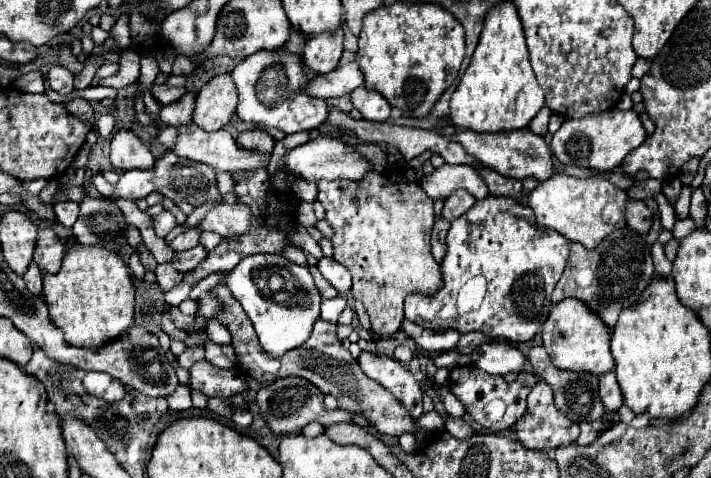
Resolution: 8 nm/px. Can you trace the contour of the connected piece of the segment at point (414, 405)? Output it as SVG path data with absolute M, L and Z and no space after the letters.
M362 352L358 358L358 364L362 372L382 384L396 400L408 410L412 418L422 416L422 390L412 376L410 370L406 370L396 358L390 356L380 356L380 354L370 354Z

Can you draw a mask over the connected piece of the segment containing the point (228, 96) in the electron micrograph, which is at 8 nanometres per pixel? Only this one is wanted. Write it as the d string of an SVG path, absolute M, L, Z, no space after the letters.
M216 74L212 80L208 80L196 98L196 110L194 110L194 124L198 124L206 132L220 130L232 114L236 112L238 94L232 80L232 74Z

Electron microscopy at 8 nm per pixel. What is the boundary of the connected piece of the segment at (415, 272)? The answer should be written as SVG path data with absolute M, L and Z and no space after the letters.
M398 168L388 174L366 172L360 180L318 180L318 200L326 210L326 222L332 228L334 258L344 264L352 274L352 296L362 302L370 316L370 328L376 336L394 334L404 318L404 298L408 292L418 290L424 294L440 288L440 266L430 254L430 232L434 224L434 200L420 188L418 182L410 182Z

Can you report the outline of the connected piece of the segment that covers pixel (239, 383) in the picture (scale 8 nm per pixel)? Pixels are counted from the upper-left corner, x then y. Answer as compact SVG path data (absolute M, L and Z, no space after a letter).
M208 360L194 362L190 372L190 388L200 390L206 396L234 396L246 388L238 370L222 370L210 364Z

